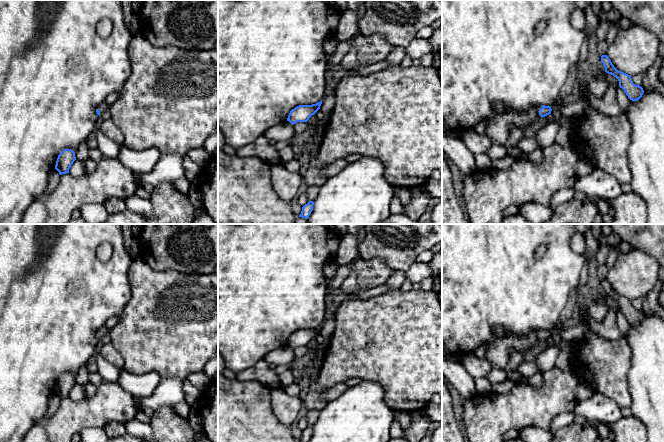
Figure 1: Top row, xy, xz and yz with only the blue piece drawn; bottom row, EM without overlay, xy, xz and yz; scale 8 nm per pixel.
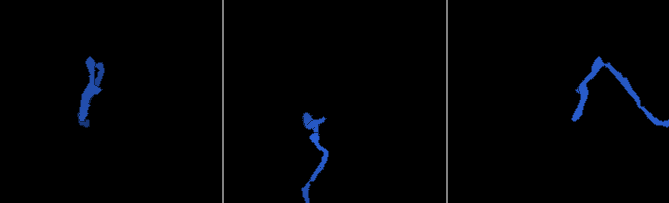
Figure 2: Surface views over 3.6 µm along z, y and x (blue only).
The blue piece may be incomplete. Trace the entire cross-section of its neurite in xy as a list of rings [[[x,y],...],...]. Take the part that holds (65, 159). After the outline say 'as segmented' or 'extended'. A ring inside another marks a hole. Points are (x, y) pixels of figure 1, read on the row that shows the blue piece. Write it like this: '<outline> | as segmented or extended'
[[[64,149],[57,158],[55,169],[60,175],[69,173],[69,169],[76,160],[75,152],[71,149]]] | as segmented

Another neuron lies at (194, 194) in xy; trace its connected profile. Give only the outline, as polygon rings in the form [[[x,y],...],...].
[[[196,182],[191,183],[188,197],[195,208],[203,207],[202,194]]]

